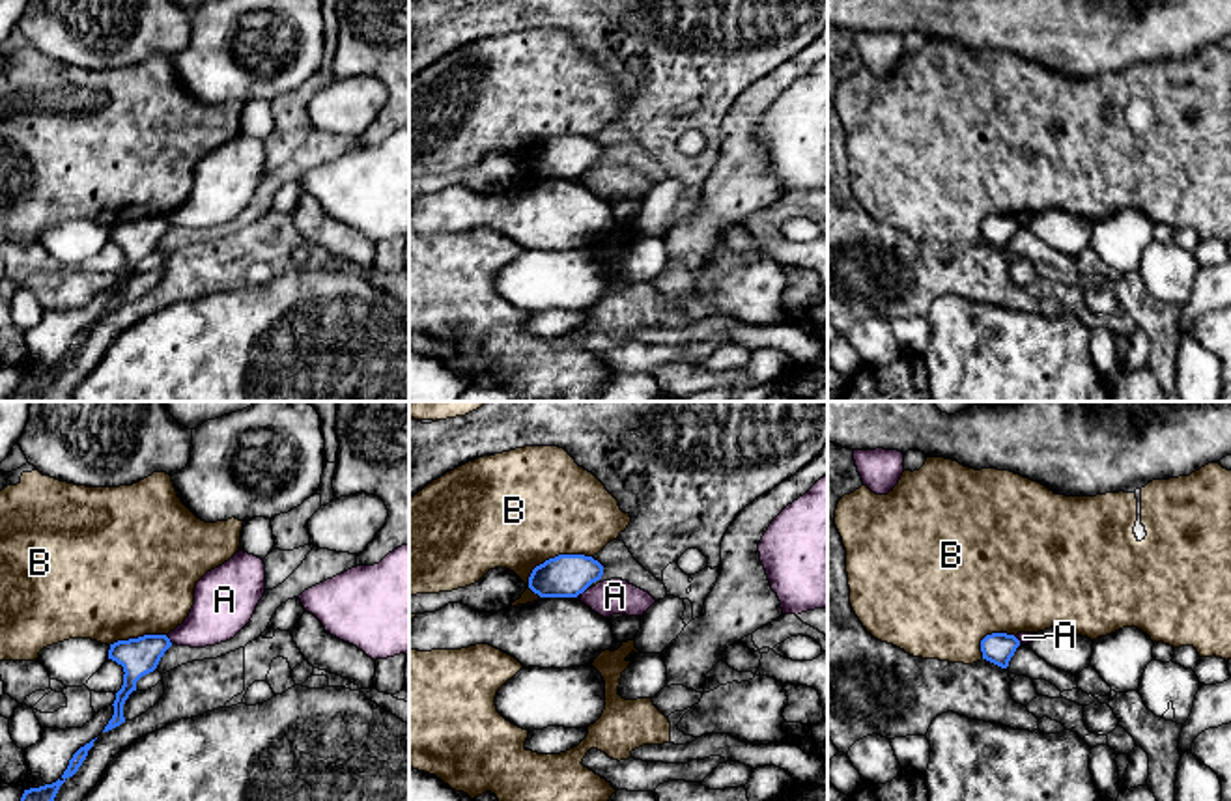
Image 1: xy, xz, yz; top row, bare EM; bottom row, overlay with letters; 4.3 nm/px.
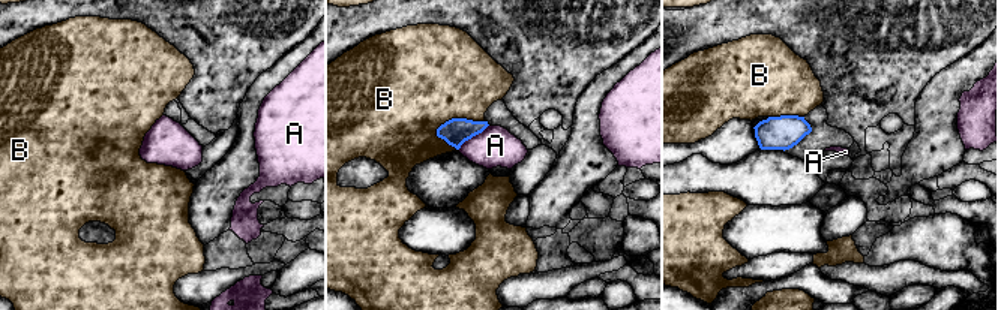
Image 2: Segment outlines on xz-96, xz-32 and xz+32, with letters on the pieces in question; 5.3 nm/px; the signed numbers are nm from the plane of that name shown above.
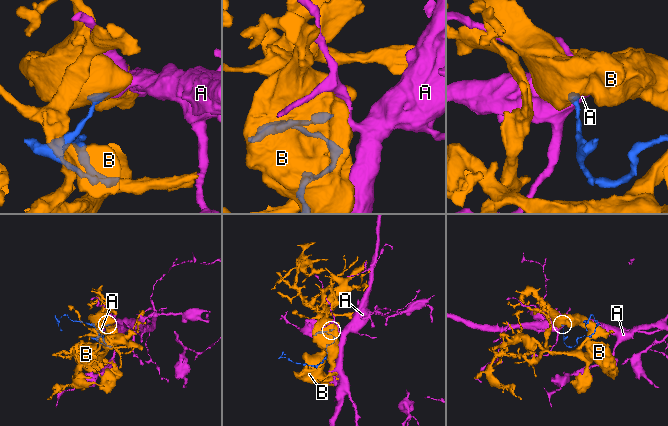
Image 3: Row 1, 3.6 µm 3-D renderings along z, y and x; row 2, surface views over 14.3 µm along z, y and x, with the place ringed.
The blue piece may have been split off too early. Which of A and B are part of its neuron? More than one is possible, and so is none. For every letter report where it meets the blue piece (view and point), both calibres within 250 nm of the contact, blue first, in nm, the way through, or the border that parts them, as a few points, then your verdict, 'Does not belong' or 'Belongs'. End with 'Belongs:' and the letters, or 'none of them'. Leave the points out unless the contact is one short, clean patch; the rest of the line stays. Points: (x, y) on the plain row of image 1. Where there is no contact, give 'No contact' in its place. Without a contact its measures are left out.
A: Touches blue at xy (169, 221). Thickness 160 nm (blue) against 240 nm. Boundary: xy (165, 217), (172, 224). Does not belong
B: Touches blue at xz (551, 140). Thickness 190 nm (blue) against 500 nm. Boundary: xz (591, 137), (555, 137), (546, 140), (533, 152), (529, 170). Does not belong
Belongs: none of them

